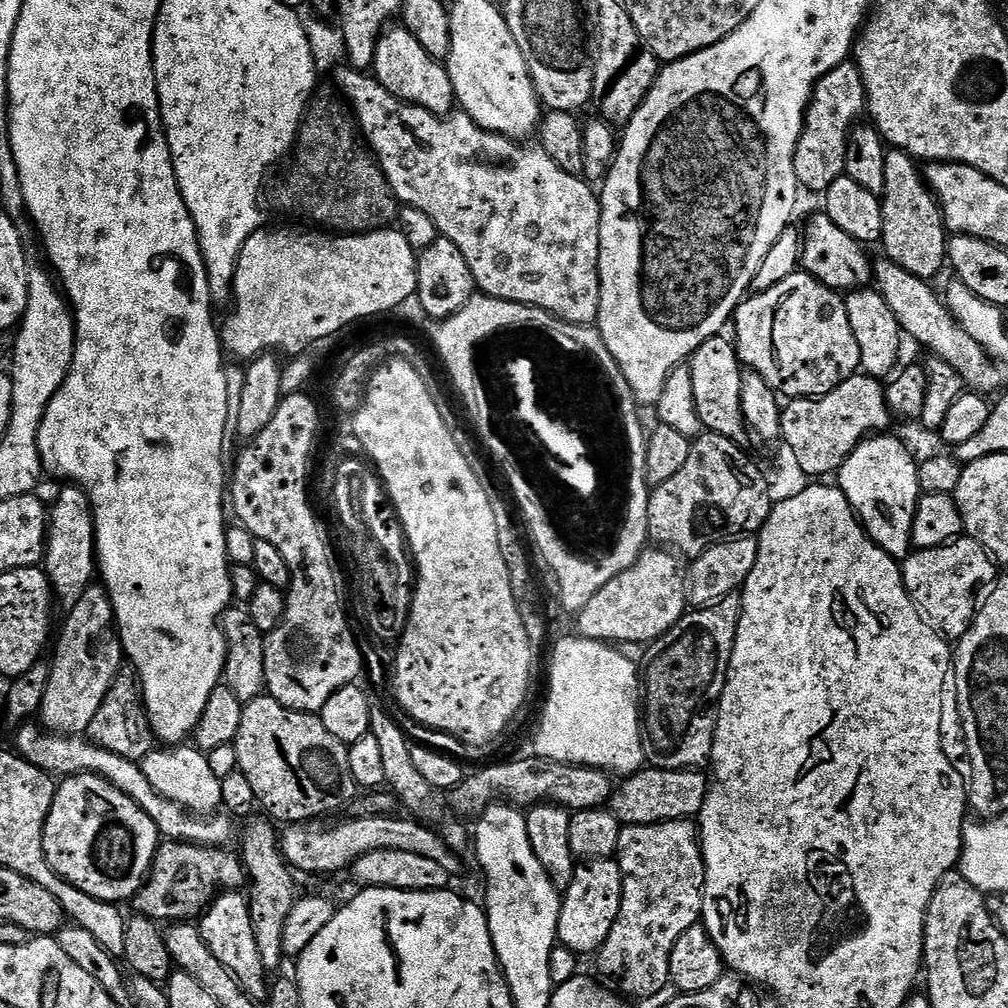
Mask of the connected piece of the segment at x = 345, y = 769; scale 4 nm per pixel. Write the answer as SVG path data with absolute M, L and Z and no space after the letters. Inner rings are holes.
M267 694L259 696L244 705L242 726L238 726L234 747L236 767L246 774L250 787L254 789L257 805L281 825L302 824L324 818L320 816L336 812L348 803L349 807L357 799L358 785L354 782L354 774L350 774L348 745L334 738L334 734L322 726L319 715L290 710Z

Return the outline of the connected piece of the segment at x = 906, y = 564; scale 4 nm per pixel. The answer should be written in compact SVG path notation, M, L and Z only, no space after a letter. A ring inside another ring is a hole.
M971 538L953 540L946 546L913 551L903 561L902 571L904 574L904 589L908 591L910 598L915 602L921 613L927 617L932 627L949 642L959 642L966 634L966 630L970 630L972 619L976 617L980 605L984 603L998 579L996 561L988 555L988 551L979 542Z

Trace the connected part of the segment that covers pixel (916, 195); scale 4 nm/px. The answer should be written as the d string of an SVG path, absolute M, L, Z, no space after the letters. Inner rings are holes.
M889 150L886 154L886 182L880 205L880 244L882 249L884 248L883 255L902 266L902 270L910 270L910 274L929 282L935 281L935 276L946 268L950 236L944 227L944 215L940 212L940 204L922 175L921 165L908 153Z

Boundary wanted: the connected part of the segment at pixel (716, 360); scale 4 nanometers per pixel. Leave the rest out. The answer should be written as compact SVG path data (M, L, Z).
M721 334L702 342L702 346L698 346L698 350L692 353L687 367L694 382L694 406L698 410L701 425L709 432L717 432L740 442L746 436L744 415L740 412L742 365L736 354L735 343L726 337Z

